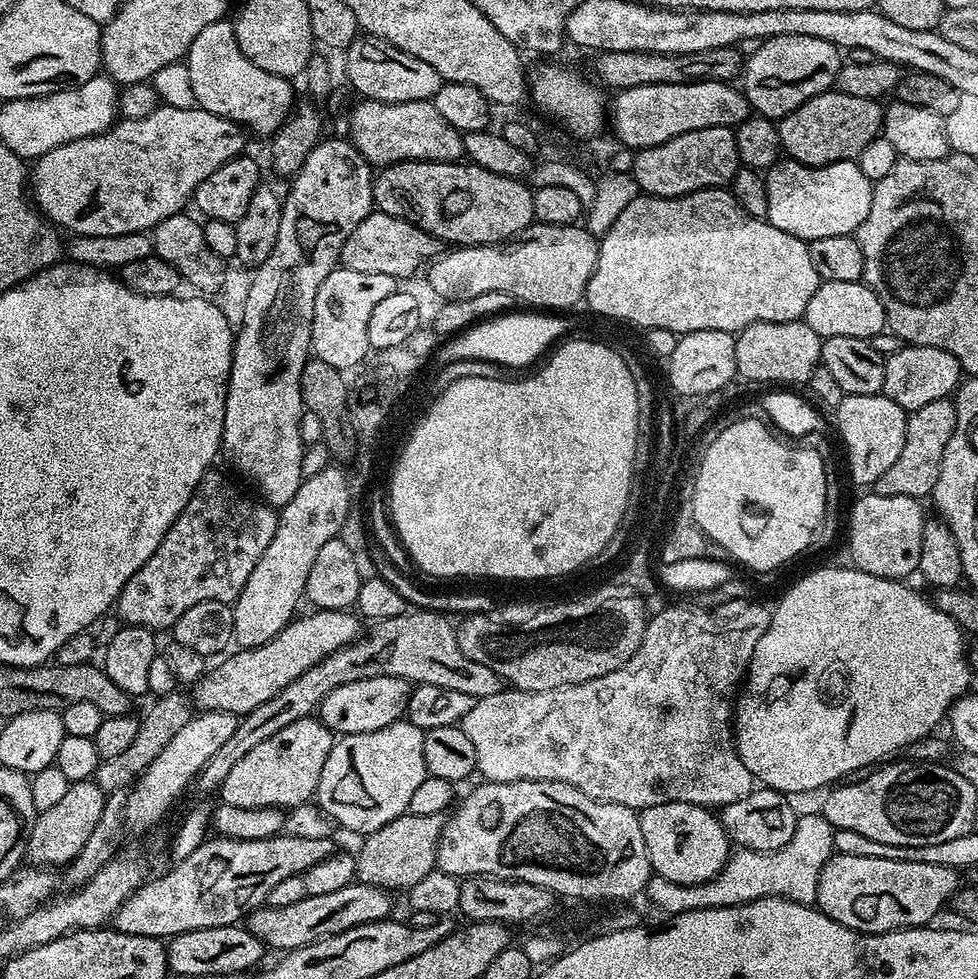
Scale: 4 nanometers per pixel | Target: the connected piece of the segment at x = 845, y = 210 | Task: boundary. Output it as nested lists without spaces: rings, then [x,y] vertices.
[[[791,158],[781,159],[766,172],[766,219],[778,230],[794,234],[802,241],[830,238],[834,234],[853,235],[870,214],[873,181],[862,174],[855,160],[843,160],[821,168],[811,168]]]

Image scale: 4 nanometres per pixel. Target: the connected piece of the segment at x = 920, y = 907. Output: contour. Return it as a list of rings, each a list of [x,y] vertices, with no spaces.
[[[834,854],[822,866],[815,907],[855,932],[919,928],[935,921],[932,919],[946,908],[962,886],[960,876],[957,869],[930,862],[894,862],[894,858]]]

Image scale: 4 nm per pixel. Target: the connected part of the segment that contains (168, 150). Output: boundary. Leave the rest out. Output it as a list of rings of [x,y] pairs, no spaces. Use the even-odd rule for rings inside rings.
[[[161,106],[147,118],[117,119],[102,134],[66,142],[37,156],[30,168],[30,196],[38,205],[40,215],[65,233],[68,231],[68,234],[109,236],[147,233],[158,222],[162,222],[162,218],[170,218],[185,211],[195,197],[200,183],[210,178],[210,174],[214,174],[218,166],[245,151],[243,135],[245,133],[239,124],[218,114],[210,114],[202,107]]]

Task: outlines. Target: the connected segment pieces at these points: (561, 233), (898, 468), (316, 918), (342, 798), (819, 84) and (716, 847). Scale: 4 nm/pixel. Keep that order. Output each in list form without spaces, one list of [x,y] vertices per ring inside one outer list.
[[[533,222],[526,231],[510,240],[503,240],[497,244],[469,244],[456,246],[448,253],[437,255],[427,265],[428,284],[441,301],[461,300],[462,298],[475,298],[477,294],[490,294],[501,292],[510,294],[513,301],[524,303],[536,310],[562,310],[571,304],[585,299],[588,291],[588,282],[596,268],[597,237],[588,231],[587,227],[579,223],[566,226],[550,226]]]
[[[951,399],[930,402],[927,406],[918,406],[918,410],[909,412],[902,454],[898,454],[898,459],[886,469],[886,474],[876,480],[875,495],[909,496],[915,500],[931,497],[938,482],[938,470],[942,470],[942,454],[946,454],[946,442],[950,442],[955,429],[956,405]]]
[[[353,882],[330,894],[307,896],[302,898],[302,902],[294,902],[291,906],[256,908],[253,912],[247,913],[246,927],[259,938],[265,949],[277,948],[277,953],[283,954],[318,942],[327,936],[342,934],[366,922],[389,919],[393,915],[392,896],[393,893],[387,888]]]
[[[405,718],[395,720],[390,726],[382,726],[382,730],[340,736],[332,745],[326,766],[322,766],[322,778],[318,778],[314,803],[328,815],[333,825],[340,827],[341,824],[348,832],[360,832],[359,835],[365,837],[382,830],[386,822],[394,822],[394,818],[408,812],[410,797],[428,775],[426,758],[422,758],[424,734],[425,729],[414,726]]]
[[[775,36],[773,40],[761,43],[760,49],[753,56],[747,57],[742,69],[742,91],[748,100],[748,107],[753,113],[766,116],[777,122],[789,116],[798,106],[802,106],[810,98],[821,96],[836,83],[836,75],[842,63],[841,49],[830,42],[822,42],[822,38],[802,38],[801,36]]]
[[[662,802],[658,806],[639,809],[638,815],[642,828],[642,842],[646,842],[646,854],[655,875],[670,878],[670,882],[679,884],[697,884],[714,878],[724,869],[730,855],[730,841],[715,811],[706,809],[701,804]]]

